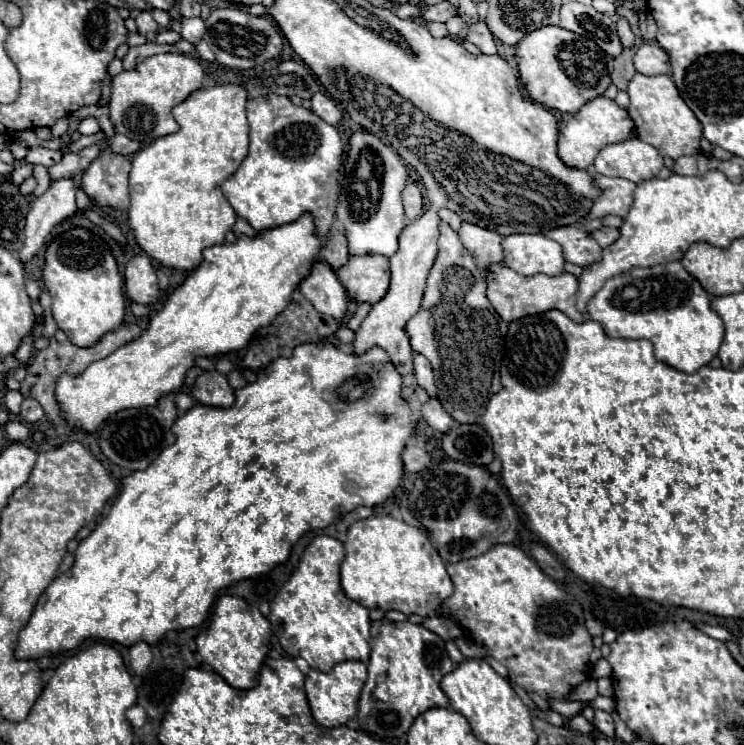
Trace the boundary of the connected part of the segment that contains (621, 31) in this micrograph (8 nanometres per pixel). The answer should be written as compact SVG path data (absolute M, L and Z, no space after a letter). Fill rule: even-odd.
M620 17L620 19L618 19L618 35L620 35L624 47L630 47L630 45L636 43L636 37L634 37L634 33L632 33L630 23L628 23L626 17Z

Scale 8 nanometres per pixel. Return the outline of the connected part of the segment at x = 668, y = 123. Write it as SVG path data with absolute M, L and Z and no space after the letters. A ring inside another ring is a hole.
M636 73L628 85L630 107L628 113L636 123L636 135L654 145L662 157L680 159L682 155L698 155L700 153L700 139L702 139L702 123L690 111L690 107L680 97L674 81L670 75L648 77Z

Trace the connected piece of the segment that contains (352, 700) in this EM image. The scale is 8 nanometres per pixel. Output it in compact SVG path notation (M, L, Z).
M342 661L334 665L328 673L310 669L306 675L306 697L310 703L312 717L322 725L322 727L340 727L346 725L352 717L356 717L358 711L358 699L362 685L366 681L366 665L362 661Z

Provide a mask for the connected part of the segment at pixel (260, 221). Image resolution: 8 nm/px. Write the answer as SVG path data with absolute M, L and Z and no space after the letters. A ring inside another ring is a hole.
M268 95L268 97L250 99L246 109L248 109L248 121L250 121L250 153L242 161L238 171L222 183L224 197L234 207L236 215L244 217L256 231L266 231L276 225L292 223L302 213L310 211L310 213L314 213L318 233L322 237L326 237L330 231L330 225L334 221L338 193L340 193L338 177L340 177L340 169L342 169L344 145L342 145L342 137L340 137L338 129L328 125L326 121L322 121L312 111L308 111L300 105L294 105L284 95ZM294 125L312 129L312 137L306 139L302 135L302 131L294 133Z

